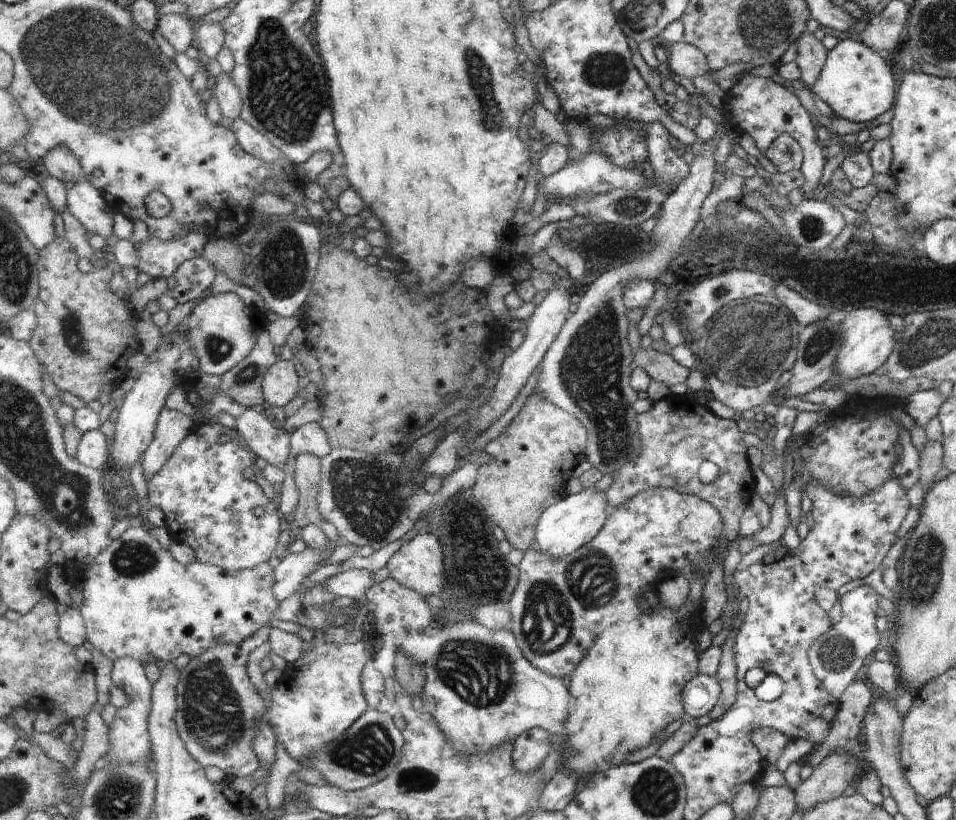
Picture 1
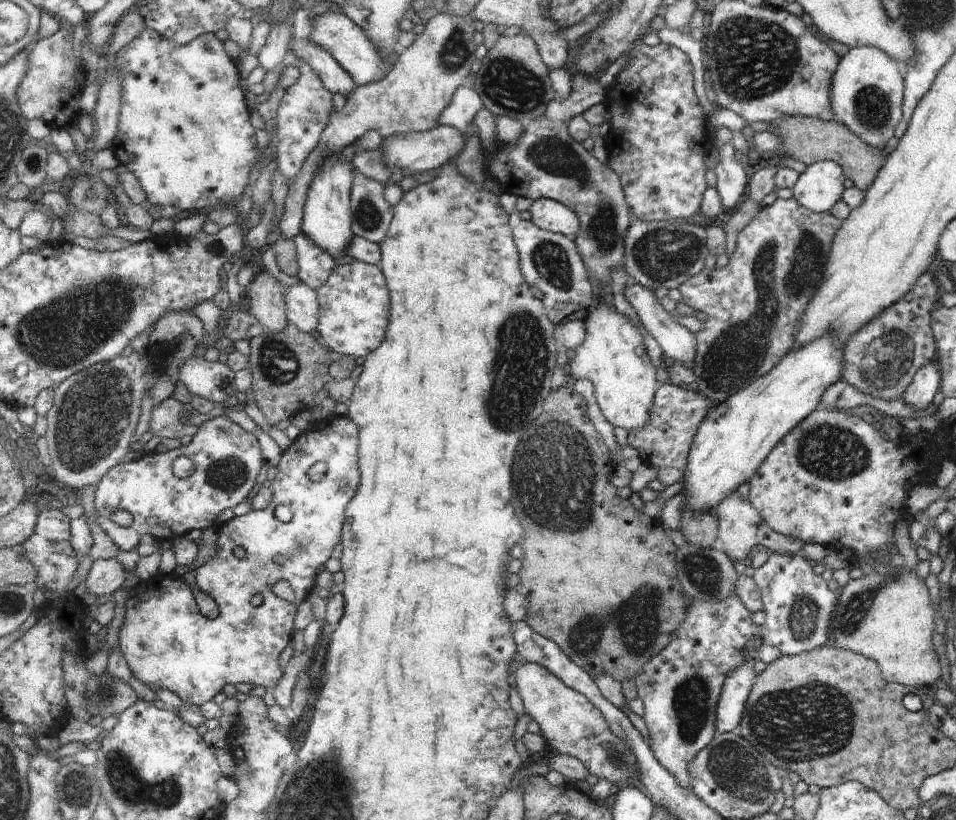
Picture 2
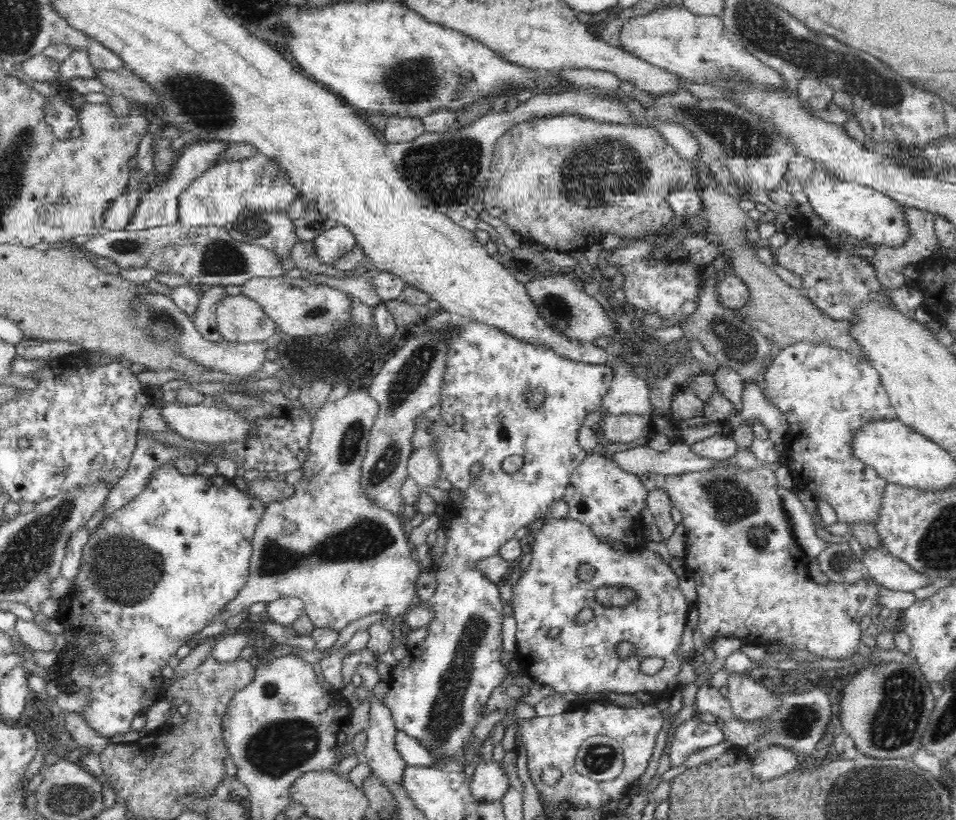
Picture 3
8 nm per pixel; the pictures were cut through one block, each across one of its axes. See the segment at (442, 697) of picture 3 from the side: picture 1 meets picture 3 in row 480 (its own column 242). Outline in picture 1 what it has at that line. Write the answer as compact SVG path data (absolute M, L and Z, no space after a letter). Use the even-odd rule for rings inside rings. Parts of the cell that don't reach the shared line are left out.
M220 422L213 424L196 424L189 436L179 444L179 447L175 450L173 456L165 462L161 471L157 472L157 474L148 481L149 496L147 499L149 501L149 507L157 507L164 513L165 527L168 530L170 541L185 542L185 544L189 544L189 546L195 550L199 562L215 564L215 566L225 568L225 570L253 569L257 568L257 566L261 566L261 564L267 563L268 560L273 558L273 554L275 554L275 550L277 550L279 534L281 534L281 531L285 526L283 517L278 511L276 500L269 500L267 494L263 492L263 488L261 488L259 484L256 484L254 480L245 480L245 474L243 474L245 468L251 467L258 457L253 450L244 450L244 448L241 448L238 444L239 441L241 441L241 434L236 429L233 430L223 426ZM221 434L227 434L227 436L229 436L229 441L225 444L219 442L219 436L221 436Z

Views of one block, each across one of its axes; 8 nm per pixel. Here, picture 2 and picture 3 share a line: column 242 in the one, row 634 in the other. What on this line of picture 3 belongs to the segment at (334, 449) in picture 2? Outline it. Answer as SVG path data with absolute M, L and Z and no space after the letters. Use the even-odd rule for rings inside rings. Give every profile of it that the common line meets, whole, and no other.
M548 515L544 520L544 526L534 534L534 540L531 545L531 563L527 570L520 576L518 582L513 588L512 598L512 610L514 618L517 622L516 638L516 658L520 666L521 671L525 672L533 681L548 684L554 692L559 695L565 695L567 692L574 692L574 694L589 694L597 692L622 692L622 693L636 693L636 692L650 692L650 694L658 694L663 696L663 699L669 698L670 695L674 694L676 690L682 685L680 683L680 672L682 672L682 655L680 655L680 646L682 646L682 636L685 630L685 624L687 622L688 613L690 606L684 597L684 594L680 592L678 585L679 576L671 568L668 560L665 560L660 554L644 550L641 547L637 547L624 552L618 551L610 547L608 544L601 543L596 536L592 534L590 528L582 522L573 520L572 518L552 518ZM580 564L592 564L595 568L594 578L592 580L580 580L578 576L578 568ZM584 608L591 608L594 612L592 620L590 622L584 622L584 624L578 624L576 618L580 614L580 610ZM622 642L629 642L634 647L633 654L636 656L620 657L618 653L618 644ZM644 658L664 658L665 665L654 675L647 675L642 673L640 664Z

